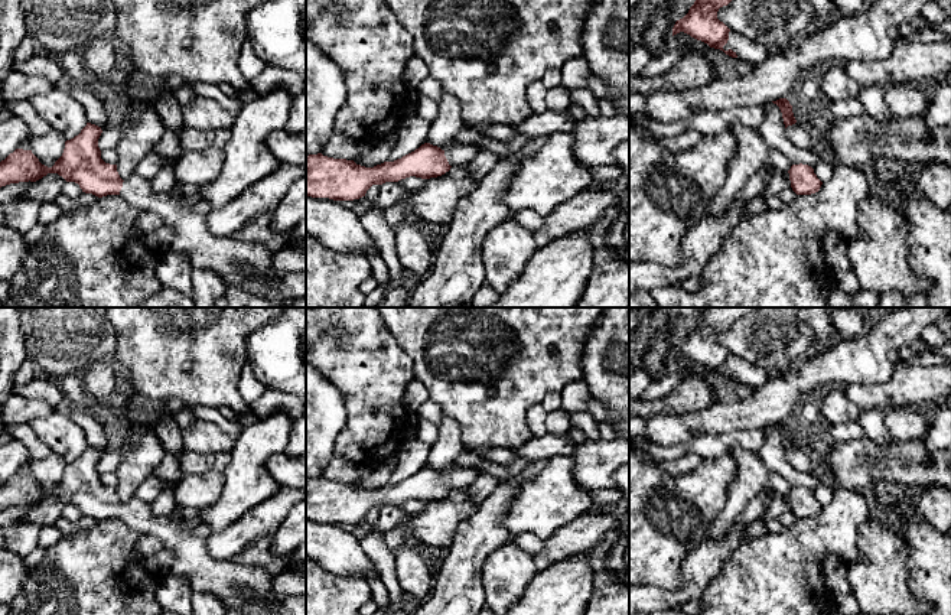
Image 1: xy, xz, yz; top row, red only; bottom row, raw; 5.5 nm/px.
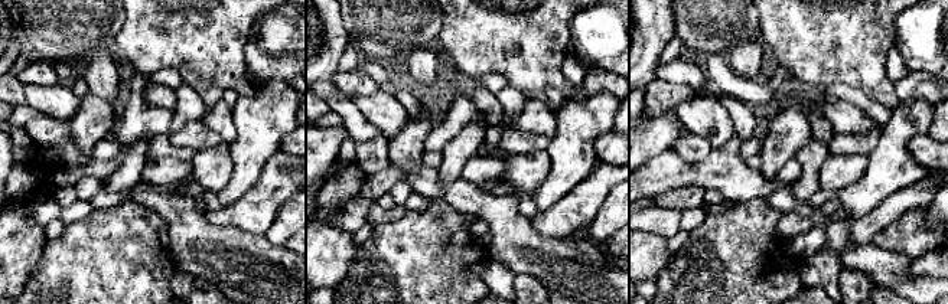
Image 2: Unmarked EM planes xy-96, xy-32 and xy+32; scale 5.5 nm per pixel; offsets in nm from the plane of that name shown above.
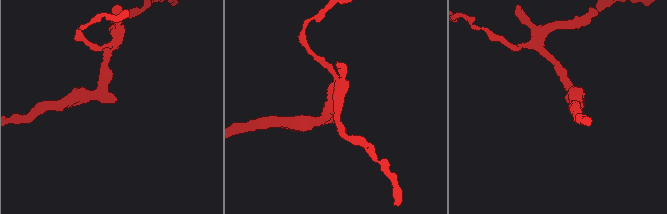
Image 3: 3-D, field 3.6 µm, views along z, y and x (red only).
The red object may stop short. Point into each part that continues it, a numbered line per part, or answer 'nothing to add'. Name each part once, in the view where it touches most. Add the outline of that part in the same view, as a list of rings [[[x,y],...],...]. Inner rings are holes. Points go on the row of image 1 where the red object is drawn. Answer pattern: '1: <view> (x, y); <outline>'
1: xz (461, 155); [[[457,141],[455,146],[449,147],[444,150],[444,156],[452,167],[462,167],[465,169],[473,159],[475,156],[482,152],[478,143],[463,143]]]

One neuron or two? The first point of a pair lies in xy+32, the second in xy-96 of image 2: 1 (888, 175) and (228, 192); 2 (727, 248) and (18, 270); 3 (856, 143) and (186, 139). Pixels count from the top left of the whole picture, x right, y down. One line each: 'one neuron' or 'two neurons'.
1: one neuron
2: two neurons
3: one neuron

